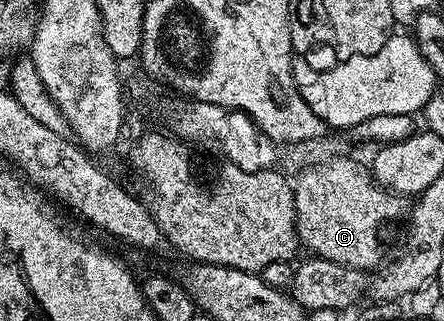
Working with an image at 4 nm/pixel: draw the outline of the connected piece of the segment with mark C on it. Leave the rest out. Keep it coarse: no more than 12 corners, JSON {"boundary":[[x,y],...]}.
{"boundary":[[351,156],[294,177],[312,257],[368,270],[408,197]]}

